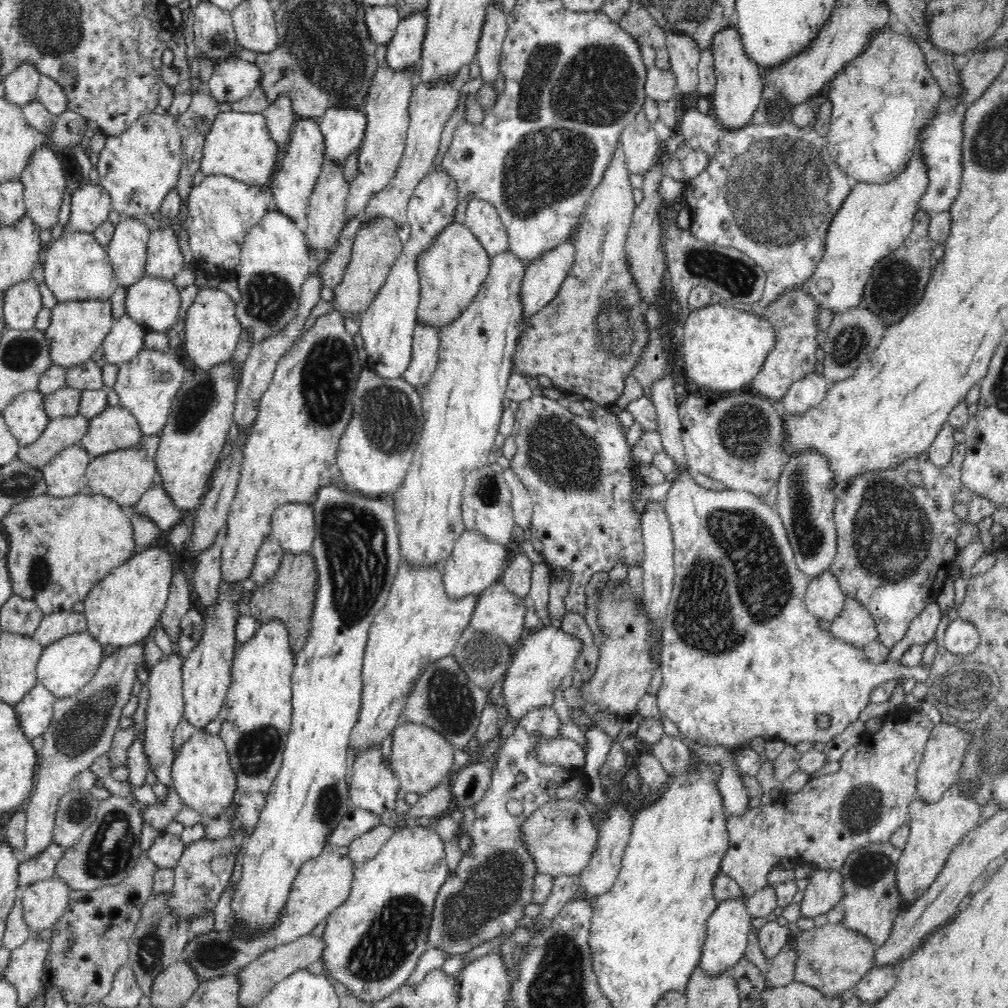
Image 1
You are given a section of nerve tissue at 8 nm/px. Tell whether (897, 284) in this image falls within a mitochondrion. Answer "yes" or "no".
yes

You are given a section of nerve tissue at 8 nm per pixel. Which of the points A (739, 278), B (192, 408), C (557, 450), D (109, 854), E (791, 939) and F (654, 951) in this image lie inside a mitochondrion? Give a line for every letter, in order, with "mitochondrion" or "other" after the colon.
A: mitochondrion
B: mitochondrion
C: mitochondrion
D: mitochondrion
E: other
F: other

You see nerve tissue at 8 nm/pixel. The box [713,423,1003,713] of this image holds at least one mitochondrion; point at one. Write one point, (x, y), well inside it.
(891, 536)

